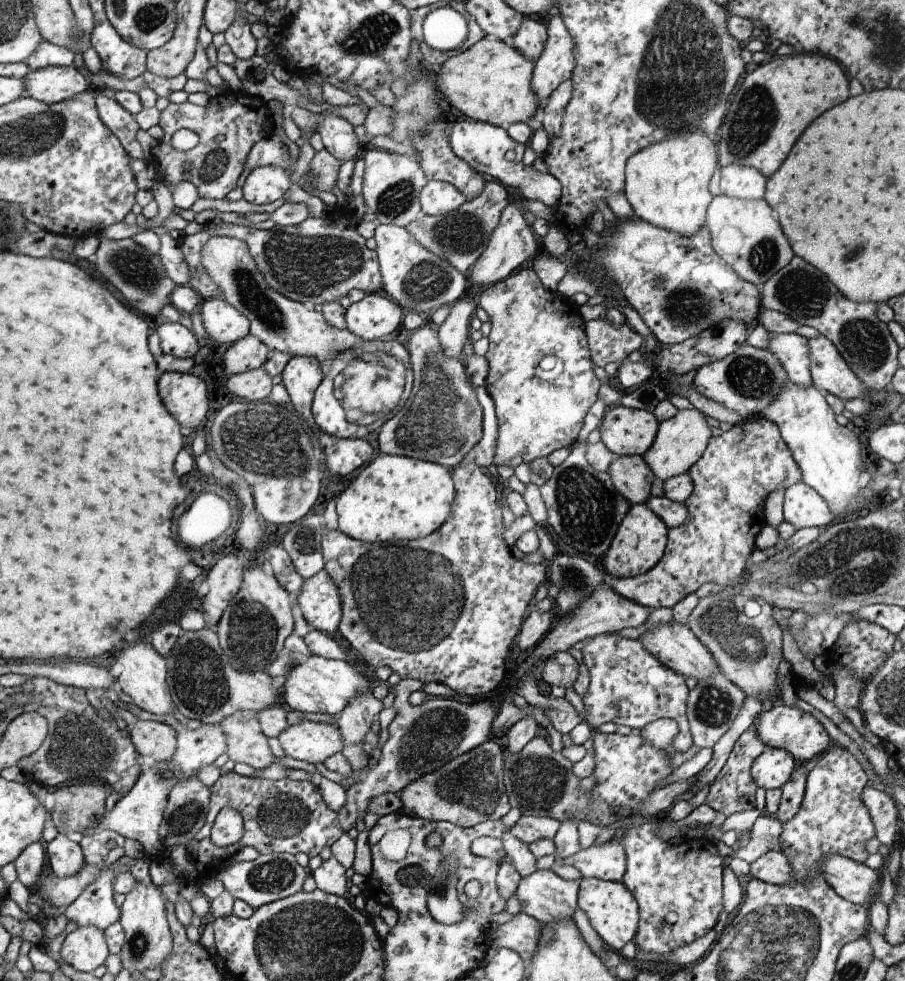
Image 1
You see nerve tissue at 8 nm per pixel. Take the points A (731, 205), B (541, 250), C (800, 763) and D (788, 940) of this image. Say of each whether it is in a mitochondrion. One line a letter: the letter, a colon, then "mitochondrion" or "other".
A: other
B: other
C: other
D: mitochondrion

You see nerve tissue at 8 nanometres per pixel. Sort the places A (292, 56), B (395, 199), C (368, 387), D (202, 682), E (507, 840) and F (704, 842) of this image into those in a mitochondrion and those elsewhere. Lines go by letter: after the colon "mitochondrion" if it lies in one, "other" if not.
A: other
B: mitochondrion
C: mitochondrion
D: mitochondrion
E: other
F: other

